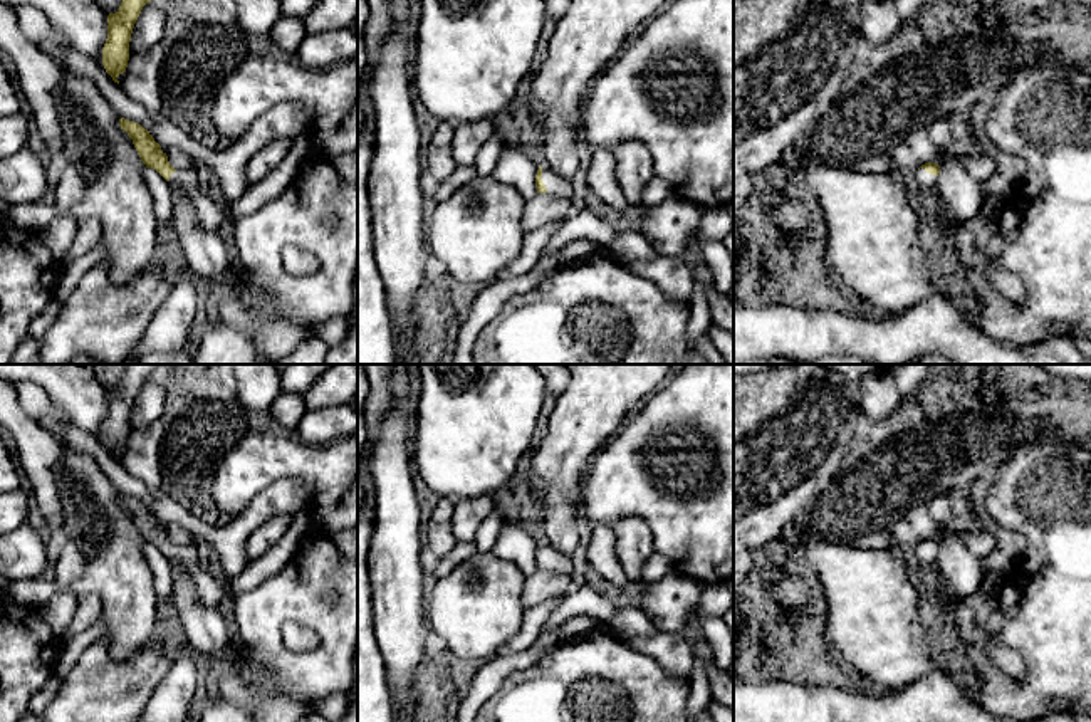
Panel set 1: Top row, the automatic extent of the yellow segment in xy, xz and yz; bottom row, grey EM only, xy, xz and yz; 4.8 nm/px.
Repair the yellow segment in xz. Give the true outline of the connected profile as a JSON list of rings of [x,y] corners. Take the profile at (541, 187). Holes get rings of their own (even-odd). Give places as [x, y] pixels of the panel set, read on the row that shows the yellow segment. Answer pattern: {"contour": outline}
{"contour": [[[546,165],[539,166],[537,170],[535,186],[537,186],[537,193],[551,193],[566,198],[574,198],[572,178],[562,178]]]}

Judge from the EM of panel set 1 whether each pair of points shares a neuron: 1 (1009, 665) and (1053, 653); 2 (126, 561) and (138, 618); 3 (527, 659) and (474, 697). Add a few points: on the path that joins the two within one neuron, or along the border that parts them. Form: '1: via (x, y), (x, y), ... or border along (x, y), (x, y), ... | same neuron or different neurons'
1: border along (992, 637), (1019, 653), (1019, 680) | different neurons
2: via (126, 575), (130, 605) | same neuron
3: via (514, 662), (506, 665), (487, 684) | same neuron

